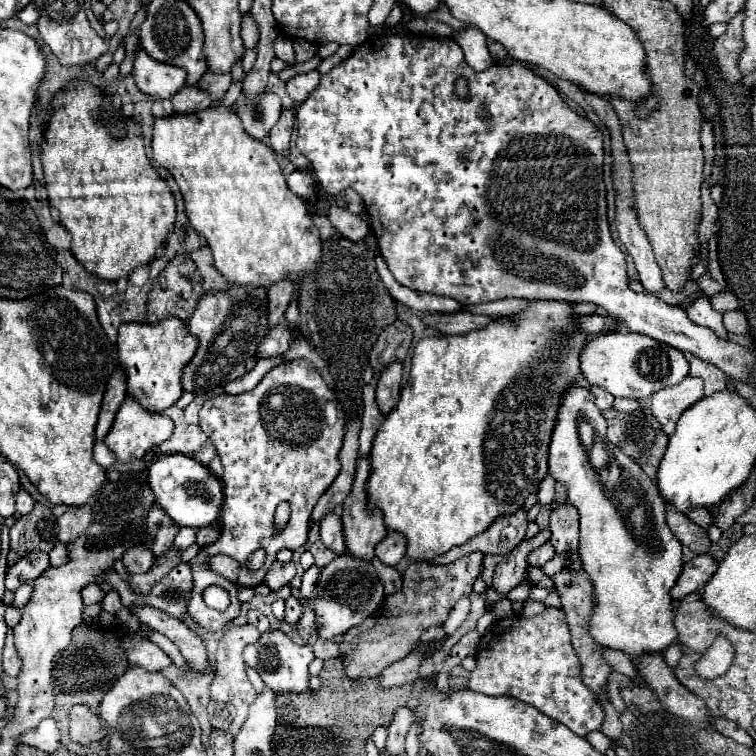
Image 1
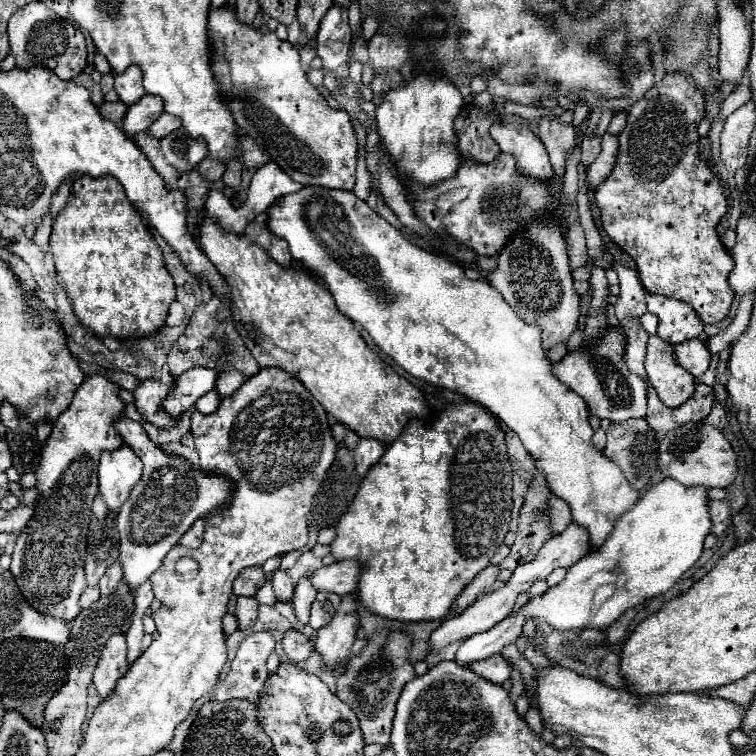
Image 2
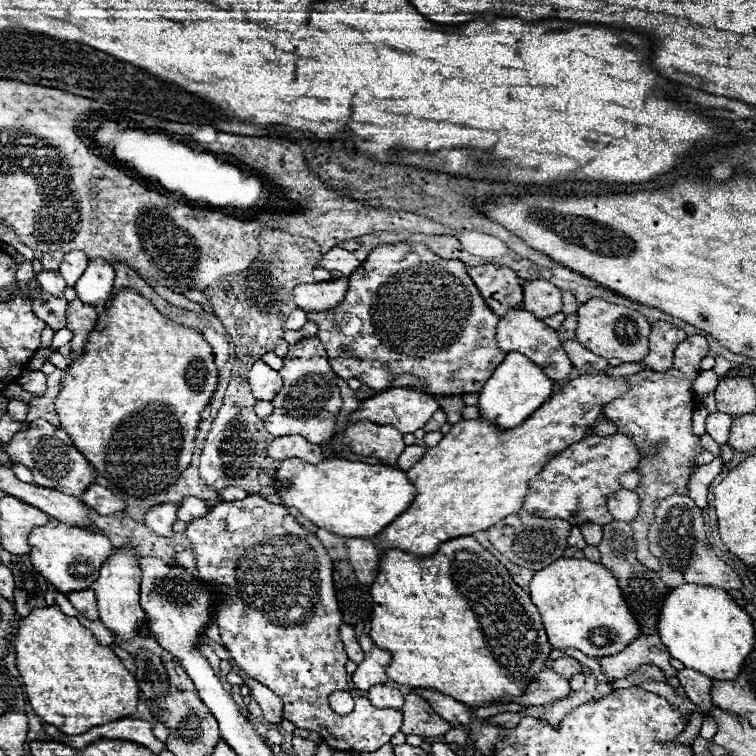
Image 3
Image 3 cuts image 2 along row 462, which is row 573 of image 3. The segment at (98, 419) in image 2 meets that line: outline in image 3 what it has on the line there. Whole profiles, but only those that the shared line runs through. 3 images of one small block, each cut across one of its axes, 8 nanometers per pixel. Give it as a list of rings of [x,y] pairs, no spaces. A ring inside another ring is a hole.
[[[50,520],[44,526],[36,526],[30,536],[28,544],[32,544],[30,560],[32,566],[60,592],[76,592],[92,588],[94,580],[98,578],[100,566],[112,554],[112,544],[108,536],[100,530],[90,530],[84,526],[66,526],[60,520]]]

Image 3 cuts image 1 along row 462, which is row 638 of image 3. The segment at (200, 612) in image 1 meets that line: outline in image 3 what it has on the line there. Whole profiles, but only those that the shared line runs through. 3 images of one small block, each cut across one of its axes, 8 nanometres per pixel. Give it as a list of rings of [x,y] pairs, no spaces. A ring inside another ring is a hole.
[[[252,494],[252,496],[244,498],[244,500],[220,502],[206,516],[192,520],[188,524],[188,528],[186,528],[186,536],[192,542],[192,552],[194,552],[194,558],[196,558],[196,568],[200,572],[202,580],[206,584],[210,584],[210,586],[214,586],[214,588],[220,590],[220,604],[216,608],[216,622],[218,622],[218,628],[220,628],[220,634],[222,634],[222,640],[224,640],[226,650],[236,660],[236,664],[246,672],[246,676],[250,676],[250,678],[258,680],[260,684],[268,686],[276,696],[282,698],[282,702],[284,702],[284,718],[286,720],[294,722],[296,728],[304,728],[304,730],[318,732],[322,736],[322,740],[328,742],[330,748],[342,750],[342,752],[346,752],[346,750],[374,752],[380,746],[384,746],[386,742],[390,742],[390,738],[396,732],[400,732],[400,726],[402,726],[402,712],[400,710],[394,710],[394,708],[377,708],[370,703],[368,698],[360,696],[356,692],[351,692],[355,707],[350,714],[340,716],[340,714],[336,714],[336,712],[330,710],[328,696],[332,692],[336,692],[336,690],[345,691],[348,688],[348,674],[344,670],[344,664],[348,662],[348,656],[346,656],[346,652],[342,648],[340,632],[338,632],[340,626],[342,626],[342,614],[340,614],[340,608],[338,608],[338,602],[336,602],[336,594],[334,594],[334,584],[332,584],[332,560],[326,554],[326,550],[322,548],[322,544],[316,540],[316,536],[312,532],[306,532],[306,528],[288,512],[286,506],[272,504],[266,498],[260,498],[258,494]]]

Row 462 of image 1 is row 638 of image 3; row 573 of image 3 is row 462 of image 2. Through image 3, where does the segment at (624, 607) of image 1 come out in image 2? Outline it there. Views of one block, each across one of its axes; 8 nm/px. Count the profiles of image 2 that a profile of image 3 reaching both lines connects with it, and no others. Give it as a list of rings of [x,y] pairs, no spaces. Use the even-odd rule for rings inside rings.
[[[306,186],[306,188],[302,188],[302,190],[294,192],[294,194],[282,196],[278,202],[274,202],[272,206],[268,206],[266,214],[268,214],[266,226],[272,230],[272,234],[278,236],[278,238],[282,238],[282,240],[286,240],[288,246],[290,246],[292,258],[294,258],[296,262],[300,262],[314,278],[322,280],[322,282],[328,286],[330,294],[332,294],[334,300],[336,300],[338,310],[340,310],[344,316],[348,316],[352,322],[360,324],[360,326],[372,336],[372,340],[376,342],[376,346],[378,346],[382,352],[386,352],[398,366],[402,366],[402,368],[404,368],[408,374],[412,374],[414,378],[420,378],[420,380],[426,380],[426,382],[430,382],[430,384],[434,384],[434,386],[442,386],[442,388],[448,388],[448,390],[452,390],[452,392],[458,392],[458,394],[470,398],[472,402],[478,402],[480,406],[488,408],[494,416],[498,416],[504,424],[508,424],[508,426],[522,438],[522,444],[524,444],[524,448],[530,452],[530,456],[536,460],[536,466],[546,474],[546,480],[548,480],[552,492],[554,492],[558,498],[562,498],[562,500],[566,500],[566,502],[570,504],[570,508],[572,508],[572,520],[578,522],[580,526],[586,526],[586,528],[590,530],[590,542],[592,542],[592,546],[598,548],[598,546],[608,538],[608,534],[614,530],[614,526],[616,526],[620,514],[622,514],[622,512],[628,512],[628,510],[634,506],[634,502],[638,500],[638,490],[630,488],[630,484],[626,482],[622,470],[620,470],[614,462],[610,462],[600,450],[596,450],[596,448],[592,446],[590,440],[592,440],[594,430],[592,430],[592,426],[590,426],[590,422],[588,422],[586,404],[584,404],[584,400],[582,400],[574,390],[570,390],[568,386],[564,386],[564,384],[550,372],[550,366],[552,366],[552,364],[546,360],[546,350],[544,350],[542,344],[540,344],[540,328],[538,328],[538,326],[530,326],[530,324],[522,322],[522,320],[516,316],[516,312],[508,306],[508,302],[506,302],[486,280],[482,280],[482,278],[480,278],[480,280],[470,280],[470,278],[466,278],[462,266],[460,266],[458,262],[452,262],[452,258],[442,256],[442,254],[434,254],[434,252],[428,252],[428,250],[422,250],[420,246],[414,246],[414,244],[412,244],[410,240],[406,240],[392,224],[388,224],[382,216],[378,216],[364,200],[356,198],[354,192],[332,190],[332,188],[322,188],[322,186]]]

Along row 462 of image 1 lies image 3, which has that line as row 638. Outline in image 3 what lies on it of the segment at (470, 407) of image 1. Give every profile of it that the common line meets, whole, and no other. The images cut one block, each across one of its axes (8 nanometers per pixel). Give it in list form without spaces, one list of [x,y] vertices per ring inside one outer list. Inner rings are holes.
[[[474,536],[446,540],[438,548],[438,552],[432,556],[414,556],[414,554],[408,554],[398,548],[382,552],[380,562],[378,562],[378,574],[372,582],[372,598],[374,598],[374,614],[372,614],[370,638],[380,648],[390,652],[392,658],[390,658],[390,664],[386,666],[386,674],[388,674],[388,678],[392,678],[398,684],[406,684],[412,688],[428,686],[428,688],[434,688],[442,694],[452,696],[458,702],[464,702],[466,706],[490,706],[492,700],[502,700],[504,696],[522,696],[522,692],[526,690],[526,684],[530,684],[530,680],[534,680],[534,674],[538,674],[548,664],[548,654],[552,648],[546,638],[542,616],[540,616],[538,608],[532,604],[530,596],[512,580],[510,572],[484,546],[480,546],[474,540]]]

